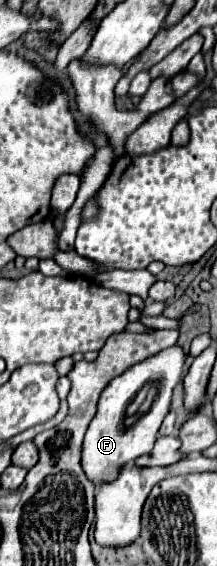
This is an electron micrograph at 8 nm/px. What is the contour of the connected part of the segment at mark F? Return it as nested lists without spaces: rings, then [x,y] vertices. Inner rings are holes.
[[[172,346],[162,350],[160,354],[128,368],[122,376],[114,378],[108,388],[102,392],[100,402],[98,402],[98,412],[92,418],[88,432],[84,436],[84,446],[82,446],[82,468],[86,476],[90,476],[94,486],[100,486],[102,482],[110,482],[118,478],[118,472],[132,464],[138,456],[144,456],[152,452],[154,442],[158,438],[158,428],[164,420],[164,416],[170,410],[170,398],[174,386],[182,378],[182,366],[184,366],[184,352],[180,346]],[[154,382],[158,386],[158,394],[146,414],[140,414],[138,420],[132,426],[126,426],[126,408],[132,404],[136,394],[148,384]]]

